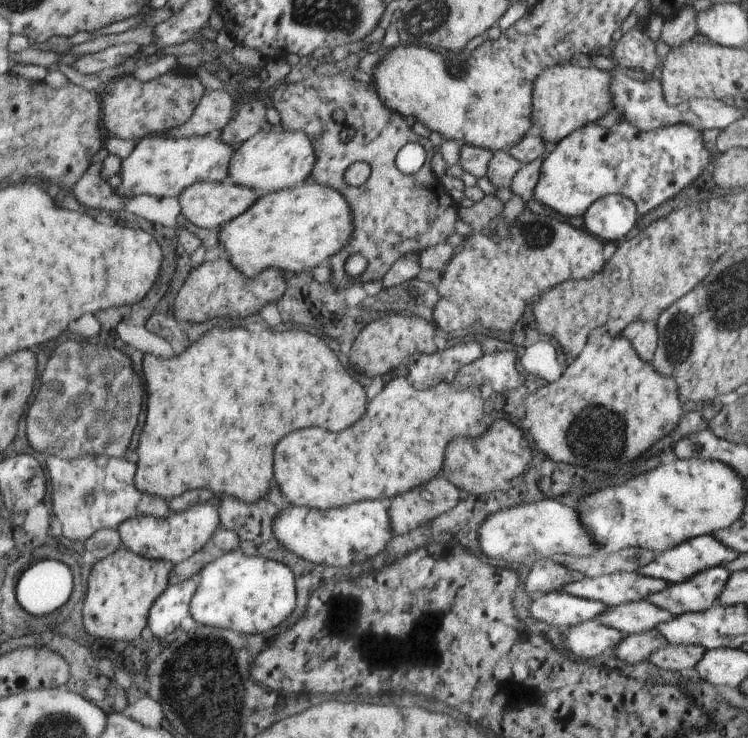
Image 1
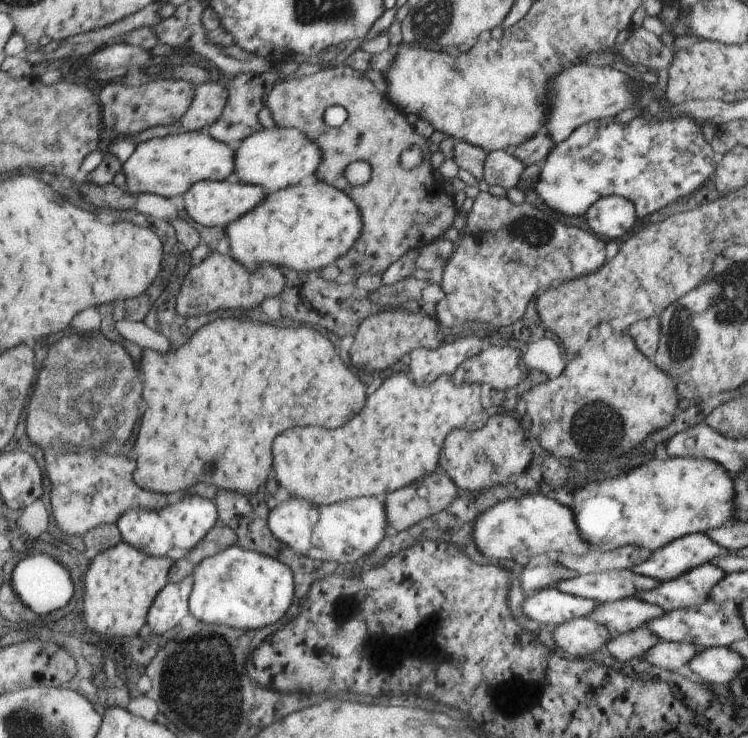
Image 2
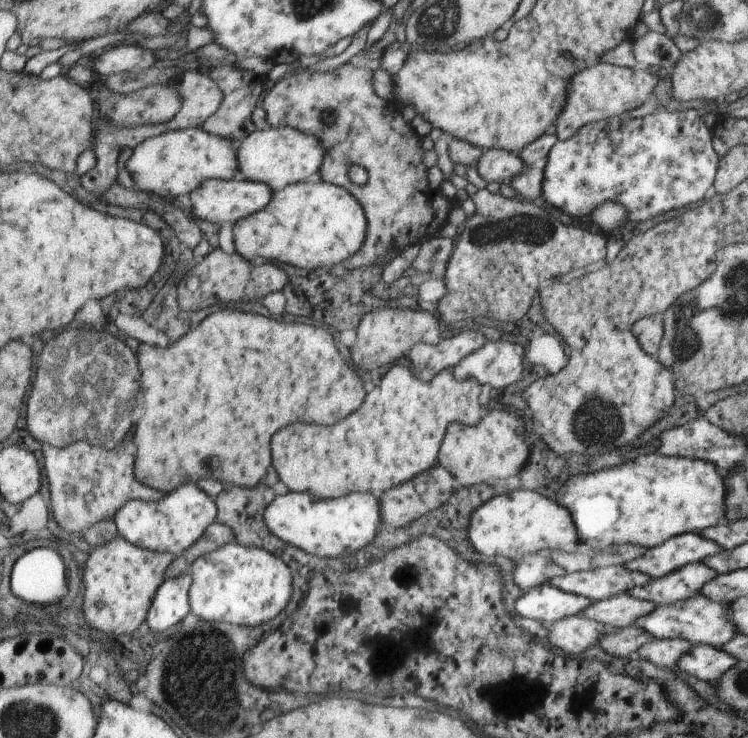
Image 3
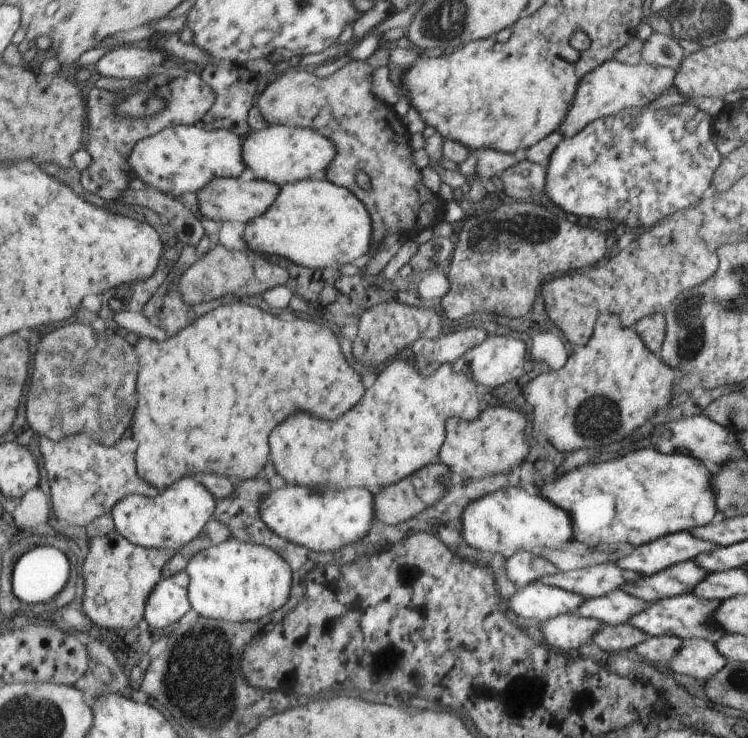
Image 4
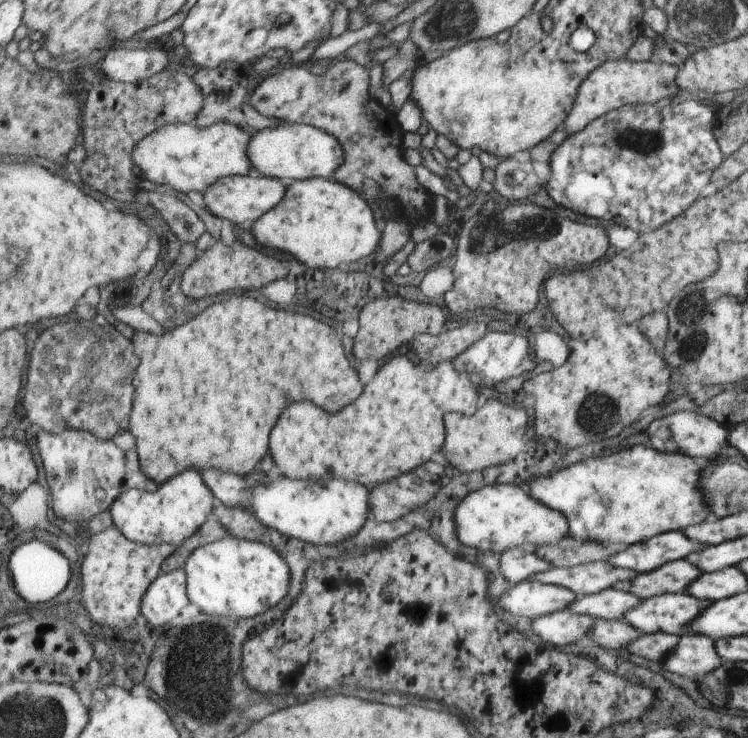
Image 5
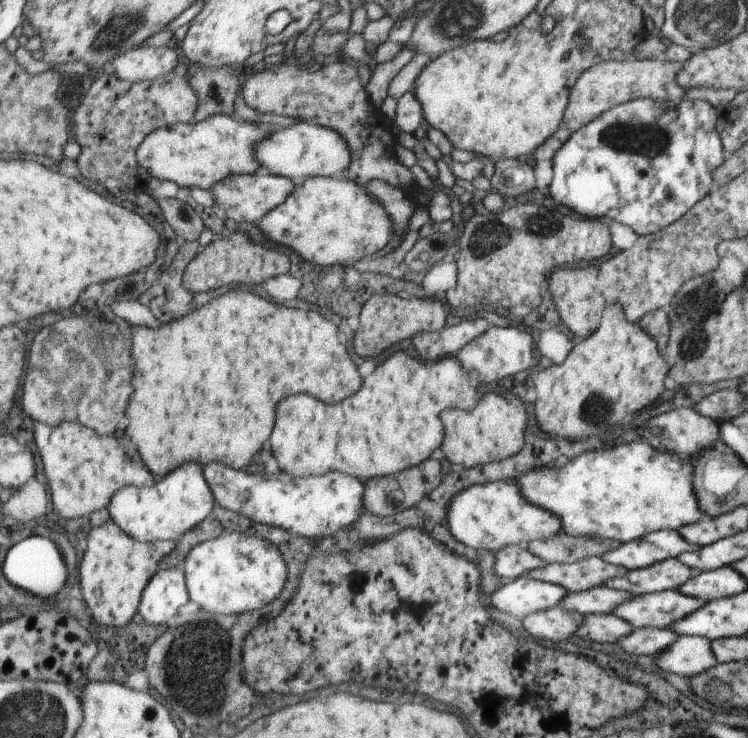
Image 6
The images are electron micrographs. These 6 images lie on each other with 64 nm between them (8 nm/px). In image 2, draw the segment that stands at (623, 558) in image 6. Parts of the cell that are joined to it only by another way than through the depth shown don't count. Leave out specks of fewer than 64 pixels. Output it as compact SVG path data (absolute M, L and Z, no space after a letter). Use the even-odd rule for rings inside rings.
M689 534L653 551L646 562L631 570L658 581L674 580L727 554L730 551L714 542L708 534Z

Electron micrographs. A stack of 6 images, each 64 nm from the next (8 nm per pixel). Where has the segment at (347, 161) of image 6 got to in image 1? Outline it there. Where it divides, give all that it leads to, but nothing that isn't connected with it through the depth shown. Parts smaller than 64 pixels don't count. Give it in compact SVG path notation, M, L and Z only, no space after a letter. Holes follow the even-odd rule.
M281 127L258 132L241 144L233 153L228 179L240 186L247 186L267 195L304 183L316 162L312 140L304 132L287 131Z

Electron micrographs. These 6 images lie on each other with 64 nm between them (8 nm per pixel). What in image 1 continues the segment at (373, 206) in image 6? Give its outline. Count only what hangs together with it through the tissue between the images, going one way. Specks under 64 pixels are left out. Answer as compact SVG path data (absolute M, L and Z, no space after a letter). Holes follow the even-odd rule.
M301 183L263 195L240 217L220 228L218 242L228 252L228 262L248 278L269 268L304 272L329 262L348 244L354 232L352 210L344 196L321 184Z

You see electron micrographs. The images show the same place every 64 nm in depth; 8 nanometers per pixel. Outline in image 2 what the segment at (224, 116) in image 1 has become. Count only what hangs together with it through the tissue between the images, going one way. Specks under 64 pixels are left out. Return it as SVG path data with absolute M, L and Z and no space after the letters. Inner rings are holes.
M214 79L212 82L198 85L198 98L194 100L193 109L190 110L182 122L172 127L146 130L144 134L134 137L137 144L153 140L153 138L168 138L174 134L190 134L190 132L208 132L208 128L220 118L222 110L226 108L228 92Z

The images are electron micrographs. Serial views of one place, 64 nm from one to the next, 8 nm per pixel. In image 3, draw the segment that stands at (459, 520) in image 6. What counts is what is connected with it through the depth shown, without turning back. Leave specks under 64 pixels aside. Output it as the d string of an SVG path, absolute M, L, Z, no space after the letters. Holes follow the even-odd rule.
M529 489L512 490L510 494L494 496L490 502L480 506L472 516L470 538L484 556L491 561L499 558L505 564L518 562L522 556L539 550L563 550L571 553L580 544L571 512L552 495Z

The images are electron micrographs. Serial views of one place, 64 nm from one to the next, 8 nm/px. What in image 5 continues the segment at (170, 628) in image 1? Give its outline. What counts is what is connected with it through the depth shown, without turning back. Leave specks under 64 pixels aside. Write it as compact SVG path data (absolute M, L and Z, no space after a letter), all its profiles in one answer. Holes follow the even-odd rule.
M186 569L162 573L145 596L143 614L156 626L166 626L190 604L189 574Z

